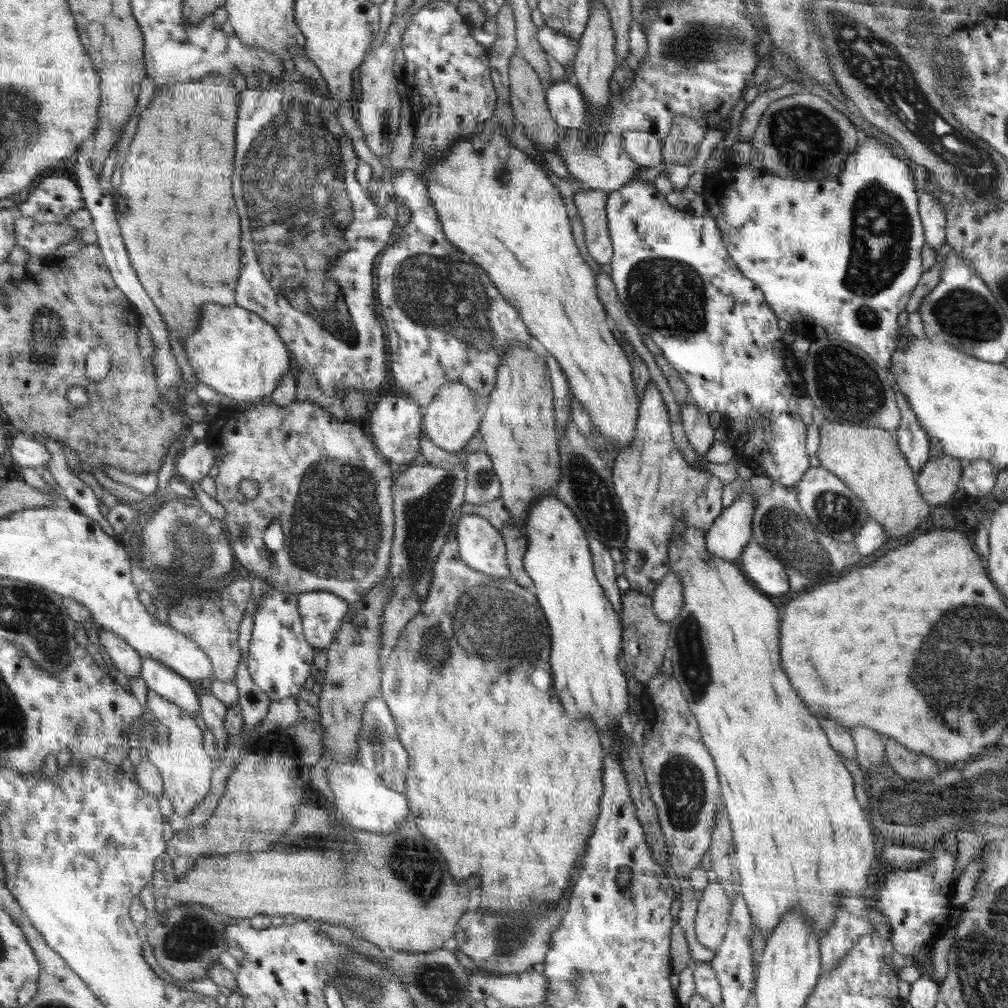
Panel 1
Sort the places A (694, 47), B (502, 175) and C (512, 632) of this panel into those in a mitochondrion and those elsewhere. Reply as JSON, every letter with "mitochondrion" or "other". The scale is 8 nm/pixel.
{"A":"mitochondrion","B":"other","C":"mitochondrion"}

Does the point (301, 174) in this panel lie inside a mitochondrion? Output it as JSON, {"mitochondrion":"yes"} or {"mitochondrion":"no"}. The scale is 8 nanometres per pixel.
{"mitochondrion":"yes"}

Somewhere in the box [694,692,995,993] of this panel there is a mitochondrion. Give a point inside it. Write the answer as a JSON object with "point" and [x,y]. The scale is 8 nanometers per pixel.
{"point":[908,807]}

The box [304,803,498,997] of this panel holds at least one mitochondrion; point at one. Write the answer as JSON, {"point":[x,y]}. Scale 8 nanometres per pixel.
{"point":[406,863]}

